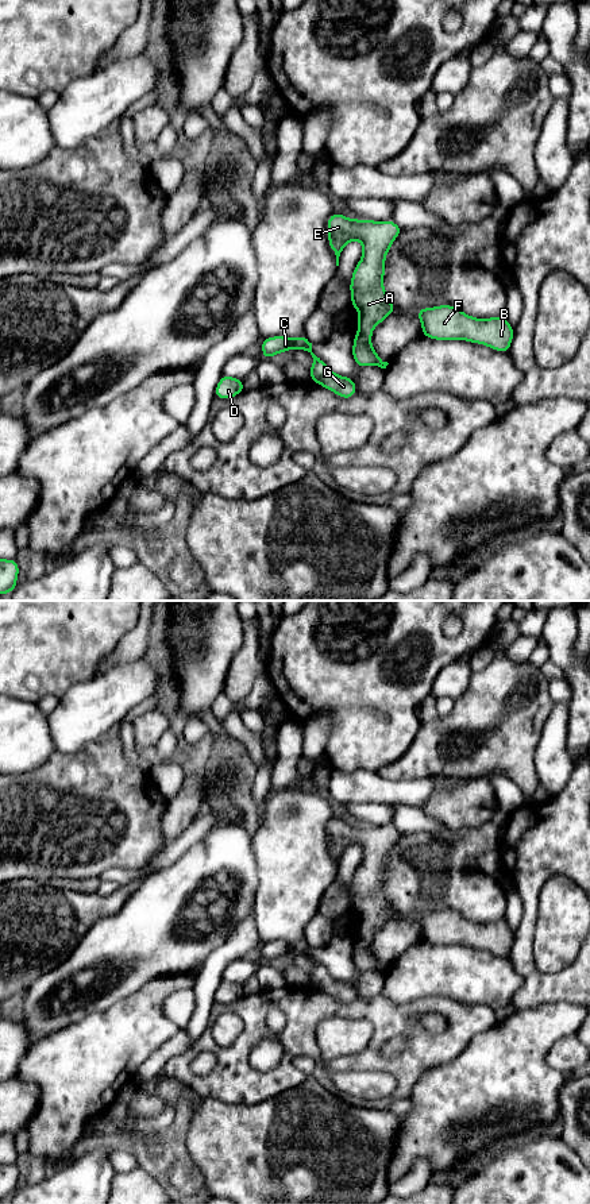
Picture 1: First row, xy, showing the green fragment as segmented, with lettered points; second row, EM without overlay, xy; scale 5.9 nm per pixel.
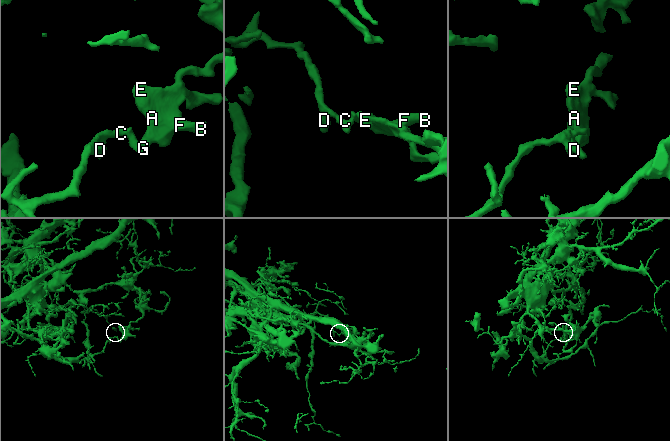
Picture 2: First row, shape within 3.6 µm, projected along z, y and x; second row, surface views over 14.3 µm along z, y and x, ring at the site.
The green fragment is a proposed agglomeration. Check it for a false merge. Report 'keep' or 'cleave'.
cleave

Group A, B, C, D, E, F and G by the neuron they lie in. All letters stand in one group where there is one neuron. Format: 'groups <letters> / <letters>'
groups A B E F G / C D

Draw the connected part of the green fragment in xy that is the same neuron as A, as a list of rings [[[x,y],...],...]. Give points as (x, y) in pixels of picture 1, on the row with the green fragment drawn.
[[[342,213],[331,215],[327,227],[328,243],[336,255],[336,266],[348,242],[359,240],[363,246],[363,255],[352,271],[350,283],[351,305],[359,313],[352,358],[358,367],[375,364],[386,368],[389,363],[383,362],[371,346],[371,333],[379,323],[396,312],[382,279],[387,251],[404,228],[392,220],[350,220]]]

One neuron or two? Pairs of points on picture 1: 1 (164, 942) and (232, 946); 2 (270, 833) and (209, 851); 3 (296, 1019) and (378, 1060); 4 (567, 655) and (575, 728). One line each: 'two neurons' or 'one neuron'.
1: two neurons
2: two neurons
3: one neuron
4: one neuron

